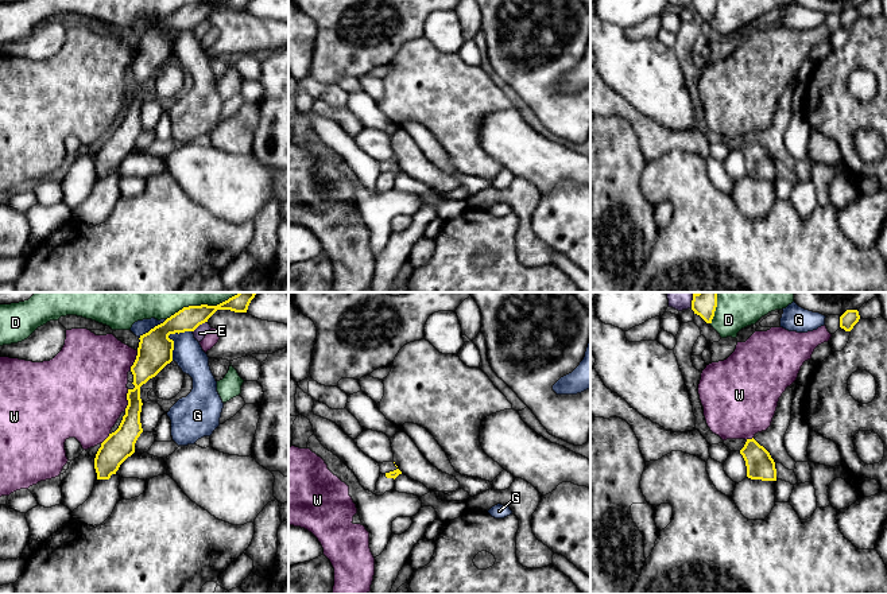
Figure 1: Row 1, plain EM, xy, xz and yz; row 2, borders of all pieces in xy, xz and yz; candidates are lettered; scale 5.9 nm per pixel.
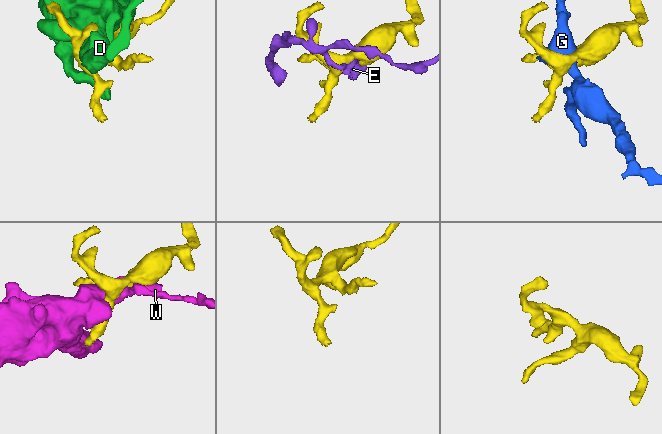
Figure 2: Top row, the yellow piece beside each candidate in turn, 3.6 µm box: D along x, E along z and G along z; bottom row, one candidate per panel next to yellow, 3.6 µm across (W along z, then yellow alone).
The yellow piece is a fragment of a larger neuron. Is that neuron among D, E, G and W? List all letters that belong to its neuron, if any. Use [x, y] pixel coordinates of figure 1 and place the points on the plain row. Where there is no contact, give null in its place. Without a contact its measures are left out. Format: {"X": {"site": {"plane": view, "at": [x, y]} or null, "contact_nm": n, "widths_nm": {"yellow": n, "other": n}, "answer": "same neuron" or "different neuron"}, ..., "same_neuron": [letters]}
{"D": {"site": {"plane": "xy", "at": [194, 4]}, "contact_nm": 360, "widths_nm": {"yellow": 140, "other": 110}, "answer": "different neuron"}, "E": {"site": {"plane": "xy", "at": [200, 22]}, "contact_nm": 110, "widths_nm": {"yellow": 140, "other": 70}, "answer": "different neuron"}, "G": {"site": {"plane": "xy", "at": [167, 35]}, "contact_nm": 220, "widths_nm": {"yellow": 200, "other": 180}, "answer": "different neuron"}, "W": {"site": {"plane": "xy", "at": [135, 58]}, "contact_nm": 140, "widths_nm": {"yellow": 200, "other": 400}, "answer": "different neuron"}, "same_neuron": []}

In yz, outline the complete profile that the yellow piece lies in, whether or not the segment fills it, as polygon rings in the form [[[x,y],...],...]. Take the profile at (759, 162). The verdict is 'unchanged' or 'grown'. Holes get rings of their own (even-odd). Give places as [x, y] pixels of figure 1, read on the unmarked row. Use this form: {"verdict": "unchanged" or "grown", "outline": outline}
{"verdict": "grown", "outline": [[[754,136],[740,148],[747,176],[736,182],[732,198],[748,218],[764,218],[775,205],[776,167],[770,151]]]}

